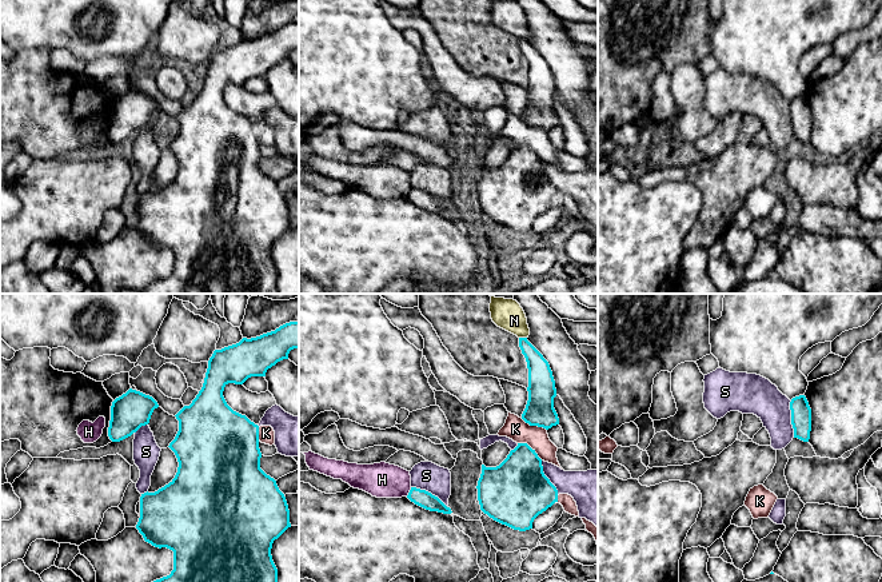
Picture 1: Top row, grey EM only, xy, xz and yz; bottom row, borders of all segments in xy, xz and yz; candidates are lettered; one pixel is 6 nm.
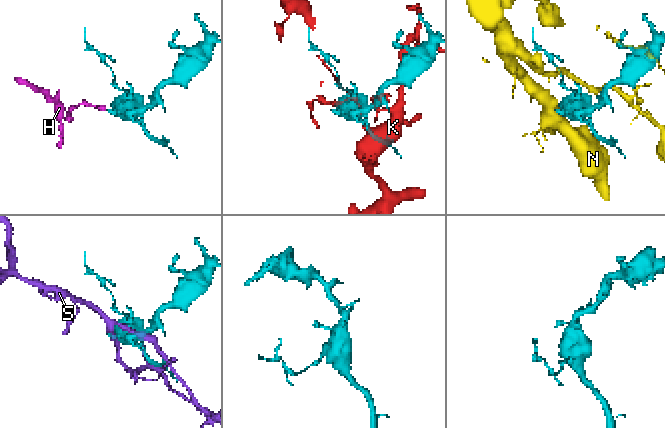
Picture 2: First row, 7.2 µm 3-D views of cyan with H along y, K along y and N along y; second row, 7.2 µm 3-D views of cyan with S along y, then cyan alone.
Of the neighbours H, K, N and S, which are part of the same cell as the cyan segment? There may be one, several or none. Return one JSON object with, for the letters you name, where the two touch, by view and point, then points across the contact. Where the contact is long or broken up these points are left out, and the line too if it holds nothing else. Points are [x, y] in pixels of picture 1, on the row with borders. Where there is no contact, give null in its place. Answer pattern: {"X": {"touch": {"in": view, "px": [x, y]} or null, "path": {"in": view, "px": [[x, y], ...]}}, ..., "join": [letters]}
{"join": []}

